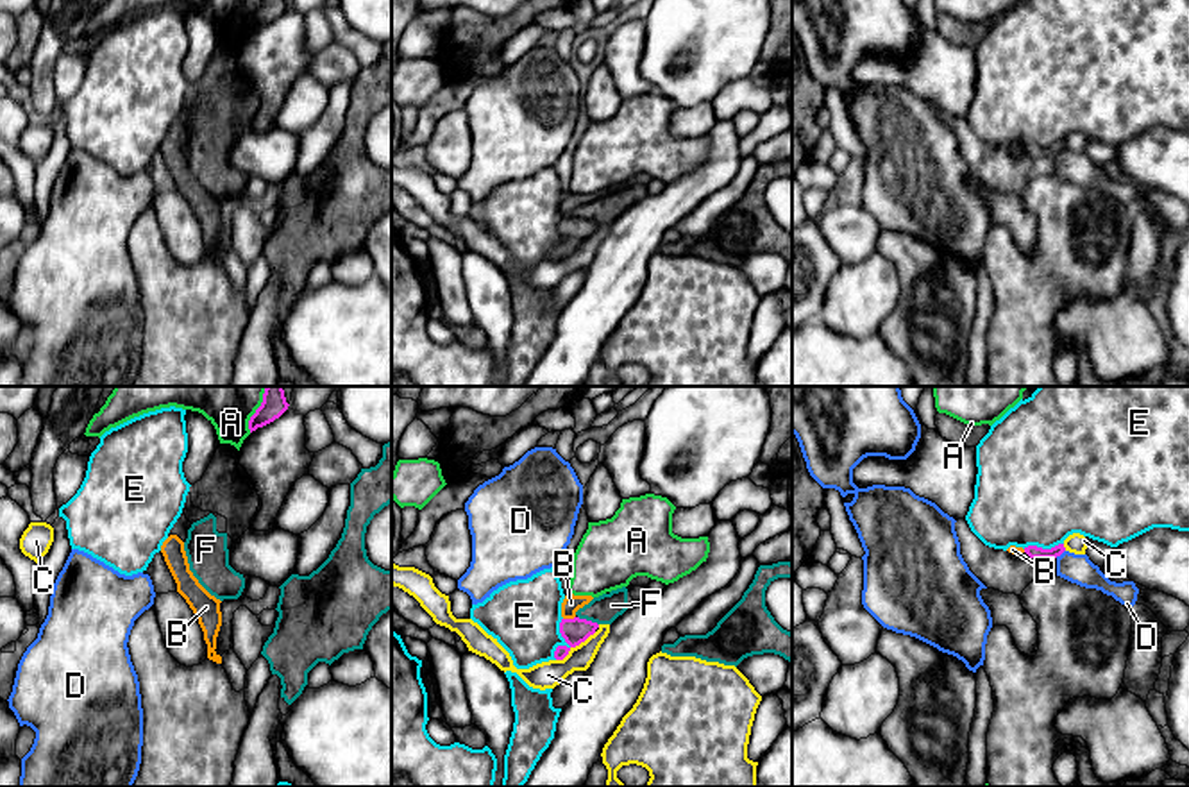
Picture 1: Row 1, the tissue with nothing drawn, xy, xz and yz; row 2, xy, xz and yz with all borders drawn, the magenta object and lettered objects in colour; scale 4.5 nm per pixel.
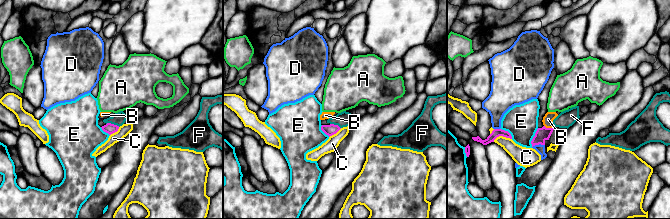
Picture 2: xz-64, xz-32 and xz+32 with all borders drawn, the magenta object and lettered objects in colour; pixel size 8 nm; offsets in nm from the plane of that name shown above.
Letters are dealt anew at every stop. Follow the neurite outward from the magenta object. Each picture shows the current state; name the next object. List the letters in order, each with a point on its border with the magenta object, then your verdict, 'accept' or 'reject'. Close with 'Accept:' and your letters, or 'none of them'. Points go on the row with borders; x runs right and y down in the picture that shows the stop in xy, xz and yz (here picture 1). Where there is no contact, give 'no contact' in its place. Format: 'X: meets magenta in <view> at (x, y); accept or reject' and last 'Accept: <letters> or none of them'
A: meets magenta in xy at (256, 410); reject
B: meets magenta in xz at (569, 619); reject
C: meets magenta in xz at (576, 644); reject
D: meets magenta in yz at (1059, 555); reject
E: meets magenta in xz at (565, 641); reject
F: meets magenta in xz at (589, 621); reject
Accept: none of them

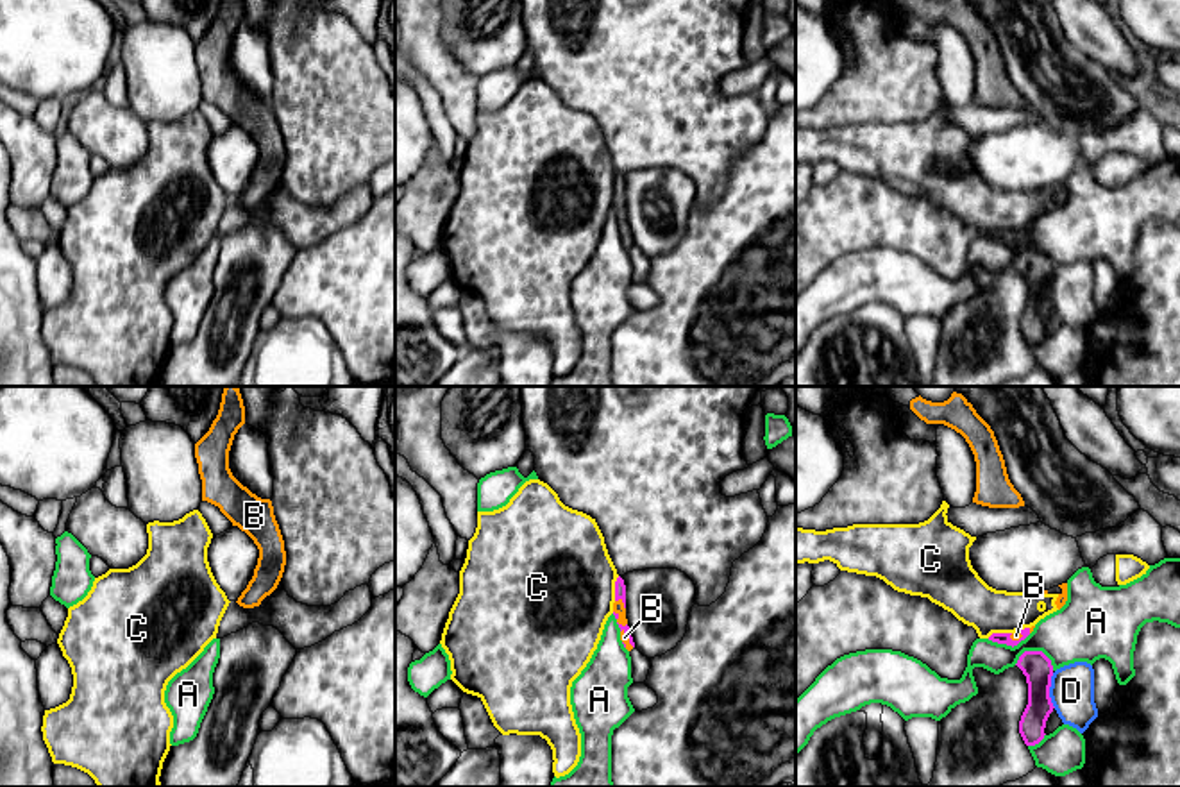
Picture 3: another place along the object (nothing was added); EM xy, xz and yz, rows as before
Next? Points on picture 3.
A: meets magenta in yz at (1036, 651); reject
B: meets magenta in xz at (623, 601); accept
C: meets magenta in xz at (615, 589); reject
D: meets magenta in yz at (1048, 691); reject
Accept: B

